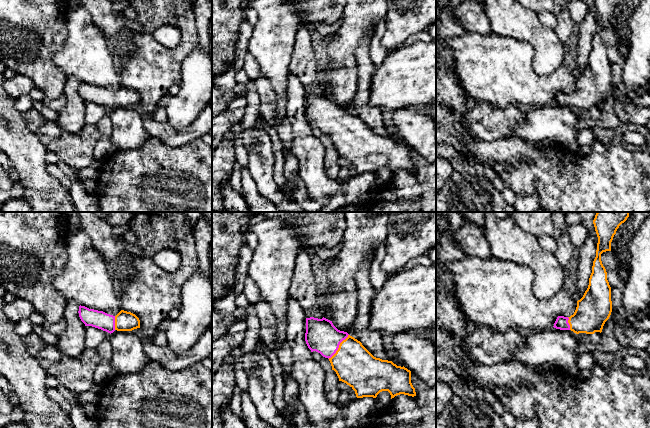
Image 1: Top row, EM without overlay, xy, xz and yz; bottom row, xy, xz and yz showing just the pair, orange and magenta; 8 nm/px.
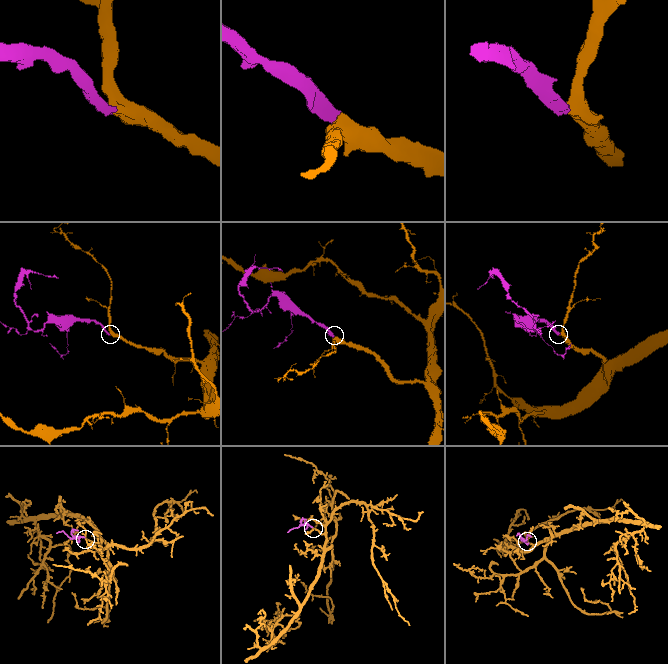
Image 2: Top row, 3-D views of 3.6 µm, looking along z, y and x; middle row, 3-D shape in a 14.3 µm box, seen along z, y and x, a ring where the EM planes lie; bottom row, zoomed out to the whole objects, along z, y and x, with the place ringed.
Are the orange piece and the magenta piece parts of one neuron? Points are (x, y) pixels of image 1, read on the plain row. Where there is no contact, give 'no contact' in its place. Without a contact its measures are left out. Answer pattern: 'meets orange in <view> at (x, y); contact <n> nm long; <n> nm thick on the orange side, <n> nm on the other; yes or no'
meets orange in xz at (339, 123); contact 260 nm long; 320 nm thick on the orange side, 260 nm on the other; yes

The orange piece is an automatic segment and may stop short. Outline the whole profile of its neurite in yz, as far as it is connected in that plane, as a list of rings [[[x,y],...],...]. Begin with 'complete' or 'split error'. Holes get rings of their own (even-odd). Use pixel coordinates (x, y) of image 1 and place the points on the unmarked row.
split error; [[[594,0],[598,13],[596,33],[593,37],[589,61],[570,93],[558,92],[554,104],[571,106],[576,110],[602,108],[612,88],[611,63],[601,30],[611,27],[611,18],[621,0]]]

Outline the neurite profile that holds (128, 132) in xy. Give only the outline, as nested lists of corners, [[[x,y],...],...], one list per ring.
[[[115,106],[108,113],[112,122],[111,141],[120,150],[136,149],[150,137],[143,125],[143,117],[131,107]]]

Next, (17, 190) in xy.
[[[19,180],[13,181],[13,186],[9,190],[0,189],[0,210],[2,205],[11,198],[23,198],[26,184]]]

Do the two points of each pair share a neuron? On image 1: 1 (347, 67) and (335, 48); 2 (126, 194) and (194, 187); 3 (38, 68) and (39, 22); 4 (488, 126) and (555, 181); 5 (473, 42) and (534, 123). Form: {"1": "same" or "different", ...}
{"1": "same", "2": "same", "3": "same", "4": "different", "5": "different"}

